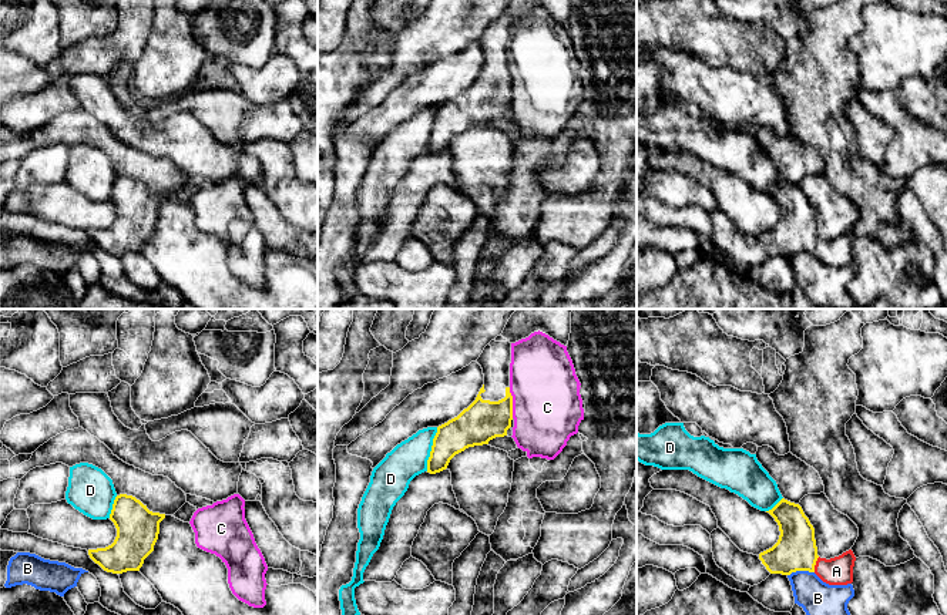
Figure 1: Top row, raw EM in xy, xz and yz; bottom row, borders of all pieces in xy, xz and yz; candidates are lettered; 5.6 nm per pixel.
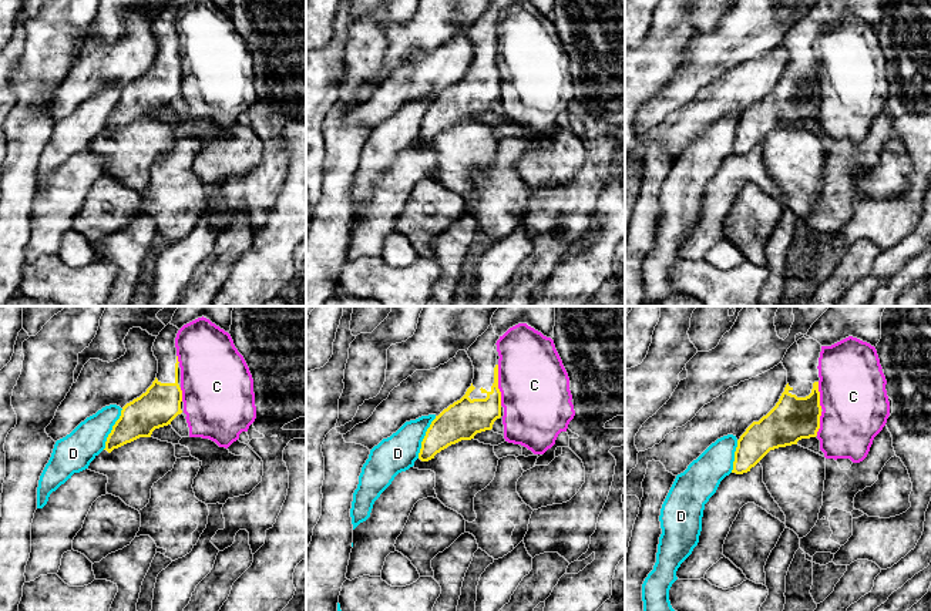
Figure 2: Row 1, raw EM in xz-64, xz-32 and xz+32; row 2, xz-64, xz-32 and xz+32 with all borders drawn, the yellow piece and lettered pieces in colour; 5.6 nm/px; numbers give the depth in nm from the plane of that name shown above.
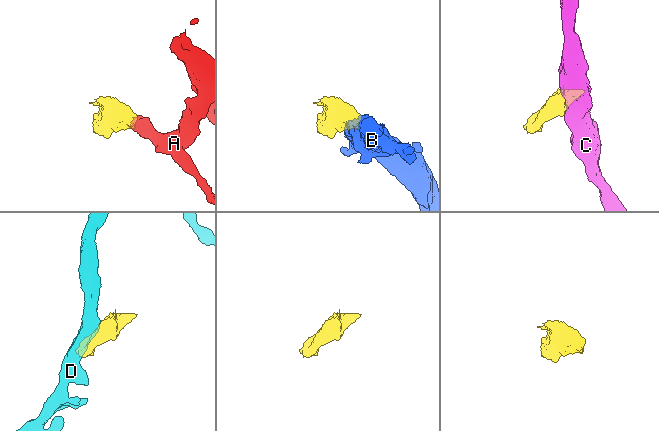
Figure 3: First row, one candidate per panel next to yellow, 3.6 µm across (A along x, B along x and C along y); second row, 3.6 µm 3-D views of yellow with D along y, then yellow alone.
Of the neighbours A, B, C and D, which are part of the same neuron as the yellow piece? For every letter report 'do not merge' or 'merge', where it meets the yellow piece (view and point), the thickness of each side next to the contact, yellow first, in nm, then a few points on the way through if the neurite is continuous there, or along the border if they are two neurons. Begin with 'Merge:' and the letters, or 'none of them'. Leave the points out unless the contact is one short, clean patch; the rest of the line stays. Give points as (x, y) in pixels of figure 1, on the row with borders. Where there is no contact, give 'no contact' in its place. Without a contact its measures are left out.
Merge: A
A: merge; contact yz (815, 564); calibres 220 and 160 nm; way yz (795, 550), (815, 564), (829, 571), (836, 571)
B: do not merge; contact yz (801, 570); calibres 220 and 190 nm; border yz (813, 571), (792, 571), (788, 575)
C: do not merge; contact xz (511, 403); calibres 240 and 400 nm
D: do not merge; contact xz (432, 449); calibres 200 and 200 nm

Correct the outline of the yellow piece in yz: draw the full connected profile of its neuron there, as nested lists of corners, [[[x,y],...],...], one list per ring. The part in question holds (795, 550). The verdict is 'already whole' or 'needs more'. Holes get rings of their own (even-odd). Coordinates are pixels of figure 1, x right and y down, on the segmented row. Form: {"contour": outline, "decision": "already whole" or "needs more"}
{"contour": [[[782,498],[769,512],[779,525],[778,542],[759,554],[770,574],[815,572],[829,585],[853,582],[856,557],[852,550],[826,559],[817,555],[815,528],[799,504]]], "decision": "needs more"}

